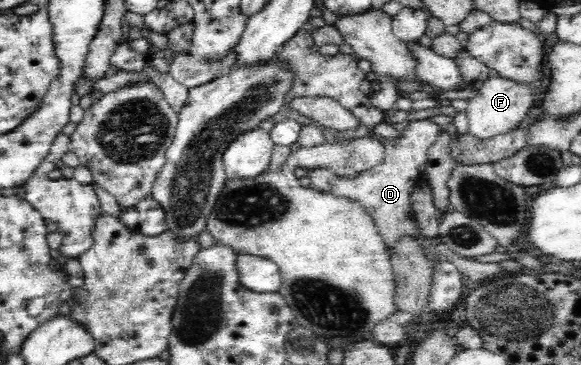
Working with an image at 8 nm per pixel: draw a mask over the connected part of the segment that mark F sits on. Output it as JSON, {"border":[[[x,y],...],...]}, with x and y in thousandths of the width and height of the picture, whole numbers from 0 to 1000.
{"border":[[[847,203],[833,222],[819,263],[806,274],[800,310],[806,326],[806,359],[824,381],[842,381],[867,370],[892,348],[916,293],[916,255],[923,249],[916,227],[895,227],[895,219]]]}

